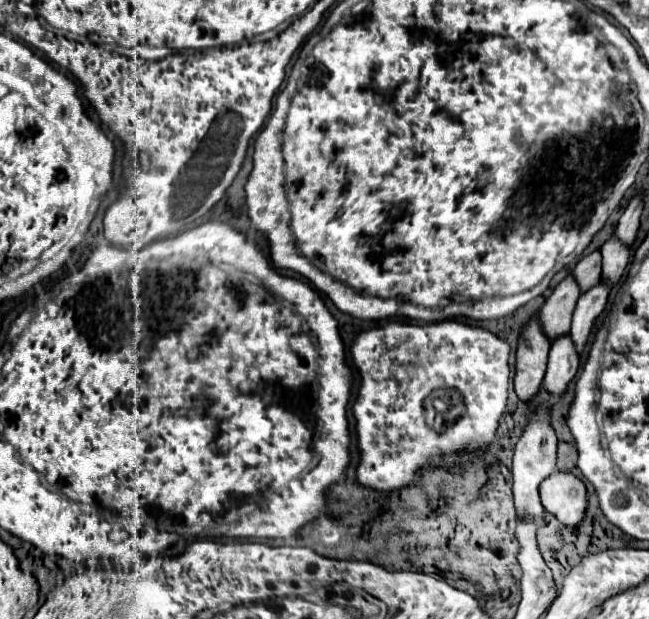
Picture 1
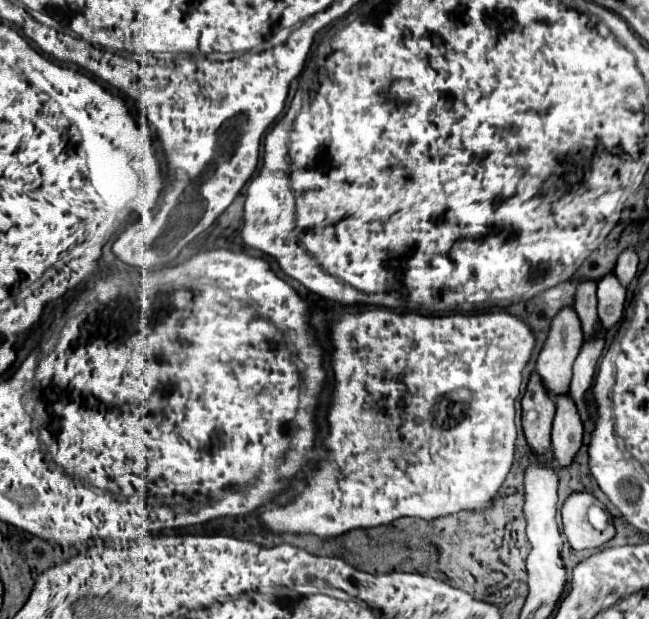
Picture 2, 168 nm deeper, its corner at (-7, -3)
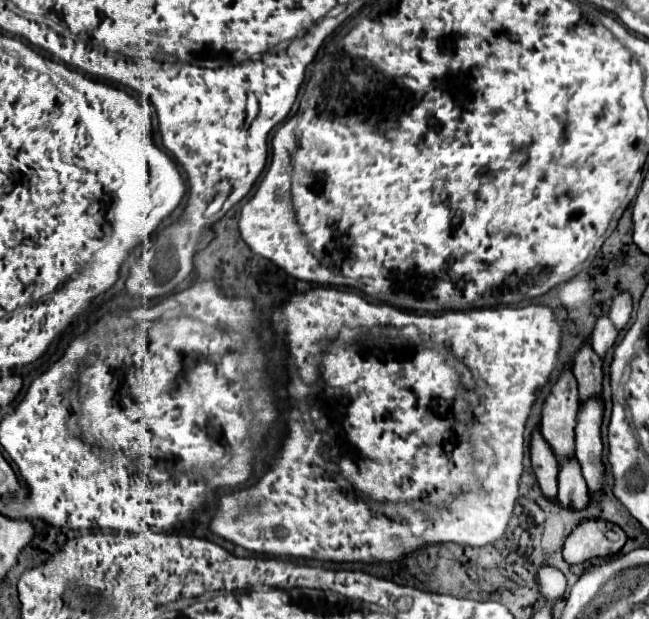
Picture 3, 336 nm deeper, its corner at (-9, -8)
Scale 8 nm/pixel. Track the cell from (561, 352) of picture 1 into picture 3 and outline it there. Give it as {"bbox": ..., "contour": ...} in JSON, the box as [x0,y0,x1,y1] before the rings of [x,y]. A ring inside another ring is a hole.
{"bbox":[558,456,588,508],"contour":[[[576,456],[560,458],[558,472],[558,500],[564,508],[584,508],[588,504],[588,486]]]}

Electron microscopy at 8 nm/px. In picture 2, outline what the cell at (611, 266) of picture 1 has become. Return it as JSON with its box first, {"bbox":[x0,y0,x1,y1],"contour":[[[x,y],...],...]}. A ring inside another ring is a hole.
{"bbox":[598,273,626,331],"contour":[[[614,273],[606,275],[598,283],[598,317],[606,331],[612,329],[622,319],[624,299],[626,299],[626,289],[618,283]]]}

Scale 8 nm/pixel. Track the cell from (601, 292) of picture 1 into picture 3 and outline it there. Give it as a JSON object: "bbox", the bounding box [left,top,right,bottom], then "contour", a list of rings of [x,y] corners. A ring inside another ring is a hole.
{"bbox":[576,396,604,492],"contour":[[[590,396],[578,406],[576,418],[576,458],[580,460],[582,474],[588,484],[588,492],[596,492],[602,486],[602,440],[600,426],[604,418],[604,400]]]}

